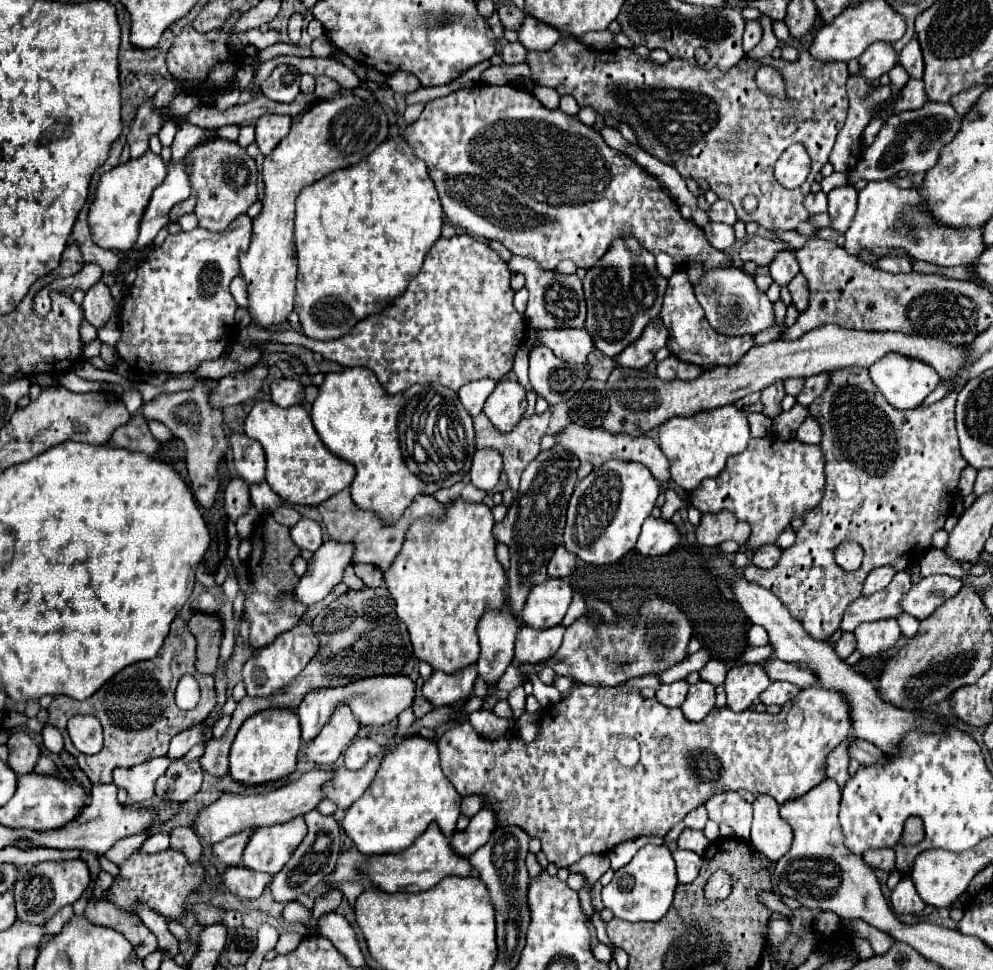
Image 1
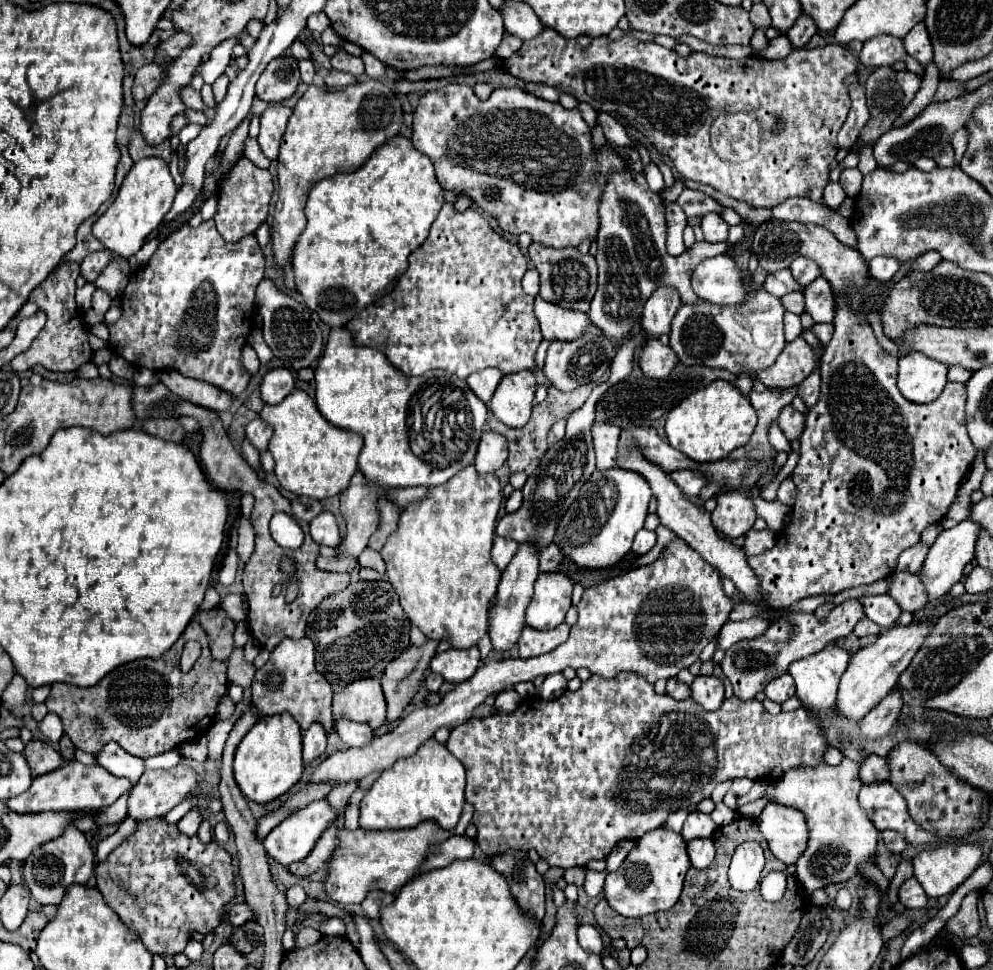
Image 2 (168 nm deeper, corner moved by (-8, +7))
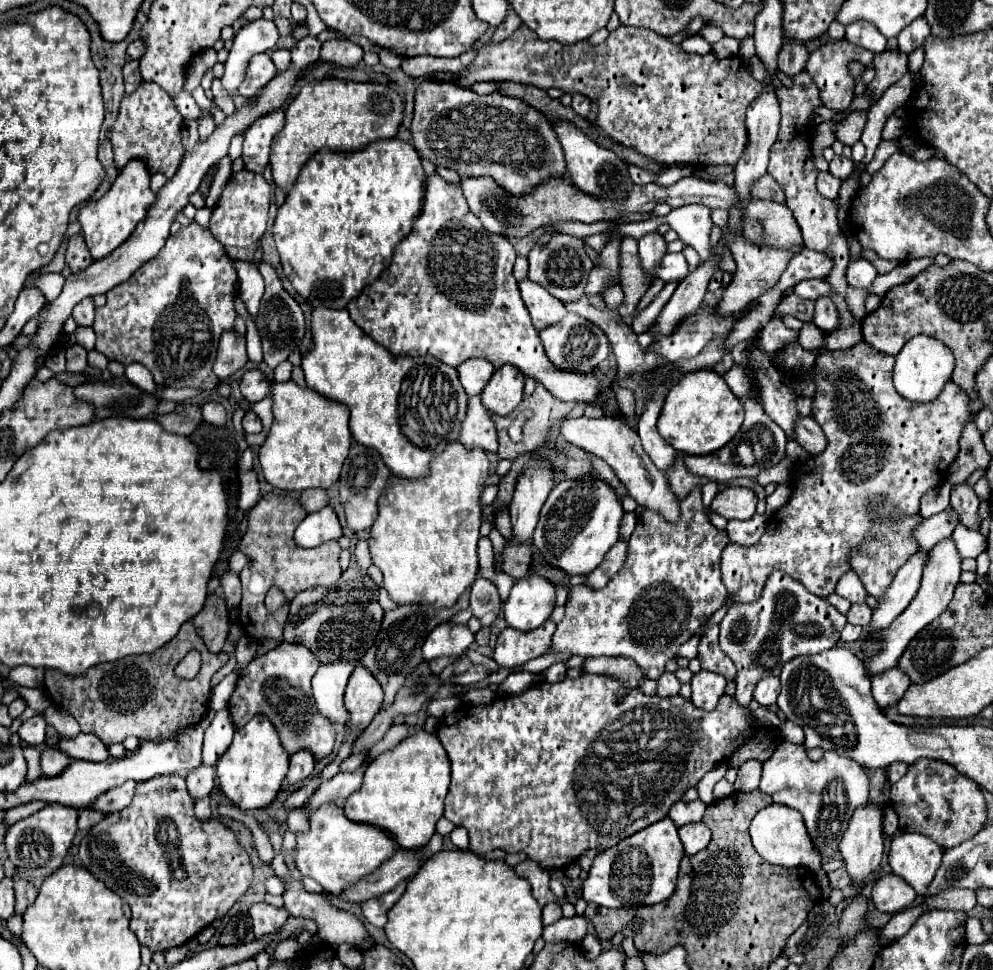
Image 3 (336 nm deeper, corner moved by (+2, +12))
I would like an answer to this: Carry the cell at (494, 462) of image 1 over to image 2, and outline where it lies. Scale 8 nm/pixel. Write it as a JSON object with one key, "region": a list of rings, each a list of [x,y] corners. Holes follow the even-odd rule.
{"region":[[[484,431],[480,445],[478,445],[478,453],[476,453],[476,461],[474,467],[480,475],[488,475],[488,473],[496,473],[508,459],[508,445],[506,439],[502,435]]]}

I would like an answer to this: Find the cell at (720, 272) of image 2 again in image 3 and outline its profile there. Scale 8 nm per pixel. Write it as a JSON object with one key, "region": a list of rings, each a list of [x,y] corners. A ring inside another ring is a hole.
{"region":[[[668,252],[660,260],[660,264],[656,266],[654,272],[664,282],[672,282],[676,278],[686,278],[688,276],[688,264],[684,260],[684,254],[672,254],[672,252]]]}

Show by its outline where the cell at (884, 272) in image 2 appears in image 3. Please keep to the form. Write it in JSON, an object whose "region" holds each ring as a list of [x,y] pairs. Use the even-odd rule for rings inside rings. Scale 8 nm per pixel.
{"region":[[[864,258],[856,260],[856,262],[850,262],[848,268],[846,268],[846,280],[854,288],[868,288],[874,282],[876,276],[878,276],[876,268]]]}

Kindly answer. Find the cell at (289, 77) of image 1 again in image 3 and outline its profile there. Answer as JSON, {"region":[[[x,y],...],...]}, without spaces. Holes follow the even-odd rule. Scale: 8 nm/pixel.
{"region":[[[260,54],[260,56],[252,56],[252,60],[248,62],[248,72],[244,76],[244,82],[240,84],[238,92],[244,98],[252,98],[256,96],[274,76],[276,76],[276,66],[272,64],[268,54]]]}

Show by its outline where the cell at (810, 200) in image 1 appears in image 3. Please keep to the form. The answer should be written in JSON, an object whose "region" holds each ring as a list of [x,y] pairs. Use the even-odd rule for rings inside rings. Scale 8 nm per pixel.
{"region":[[[820,172],[818,174],[818,190],[820,190],[822,196],[826,196],[830,200],[836,200],[838,192],[840,192],[840,186],[842,186],[842,180],[832,176],[830,172]]]}

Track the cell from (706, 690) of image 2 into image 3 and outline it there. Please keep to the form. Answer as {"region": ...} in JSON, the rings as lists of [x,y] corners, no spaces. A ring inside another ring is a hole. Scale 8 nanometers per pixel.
{"region":[[[700,670],[692,678],[692,704],[696,708],[712,710],[712,708],[716,708],[720,696],[724,694],[724,688],[726,688],[724,676]]]}

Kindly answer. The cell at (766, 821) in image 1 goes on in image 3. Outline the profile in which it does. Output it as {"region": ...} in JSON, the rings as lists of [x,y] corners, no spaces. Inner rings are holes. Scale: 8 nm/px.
{"region":[[[770,804],[766,806],[764,810],[760,810],[752,824],[750,824],[750,836],[752,836],[752,842],[754,842],[754,848],[756,852],[770,864],[776,864],[776,866],[784,866],[784,868],[796,868],[796,866],[806,866],[810,868],[816,880],[822,890],[826,890],[831,886],[830,880],[822,870],[820,852],[816,850],[816,846],[812,844],[810,836],[808,836],[808,830],[802,822],[802,816],[798,810],[792,810],[792,808],[786,808],[786,806],[780,806],[780,804]]]}

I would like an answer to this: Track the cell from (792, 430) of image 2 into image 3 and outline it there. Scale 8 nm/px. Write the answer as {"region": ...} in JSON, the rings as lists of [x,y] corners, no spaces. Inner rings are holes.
{"region":[[[802,418],[796,422],[796,442],[806,448],[812,456],[818,456],[826,450],[826,436],[822,432],[822,428],[816,424],[816,420],[812,418]]]}

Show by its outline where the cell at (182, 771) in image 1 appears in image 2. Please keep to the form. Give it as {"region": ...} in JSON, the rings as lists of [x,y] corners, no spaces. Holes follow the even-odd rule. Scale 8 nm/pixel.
{"region":[[[178,763],[172,769],[148,769],[140,777],[138,789],[130,795],[130,805],[128,805],[128,815],[134,819],[154,819],[154,817],[164,817],[170,809],[174,809],[178,803],[190,797],[194,789],[198,787],[198,773],[184,765]]]}

